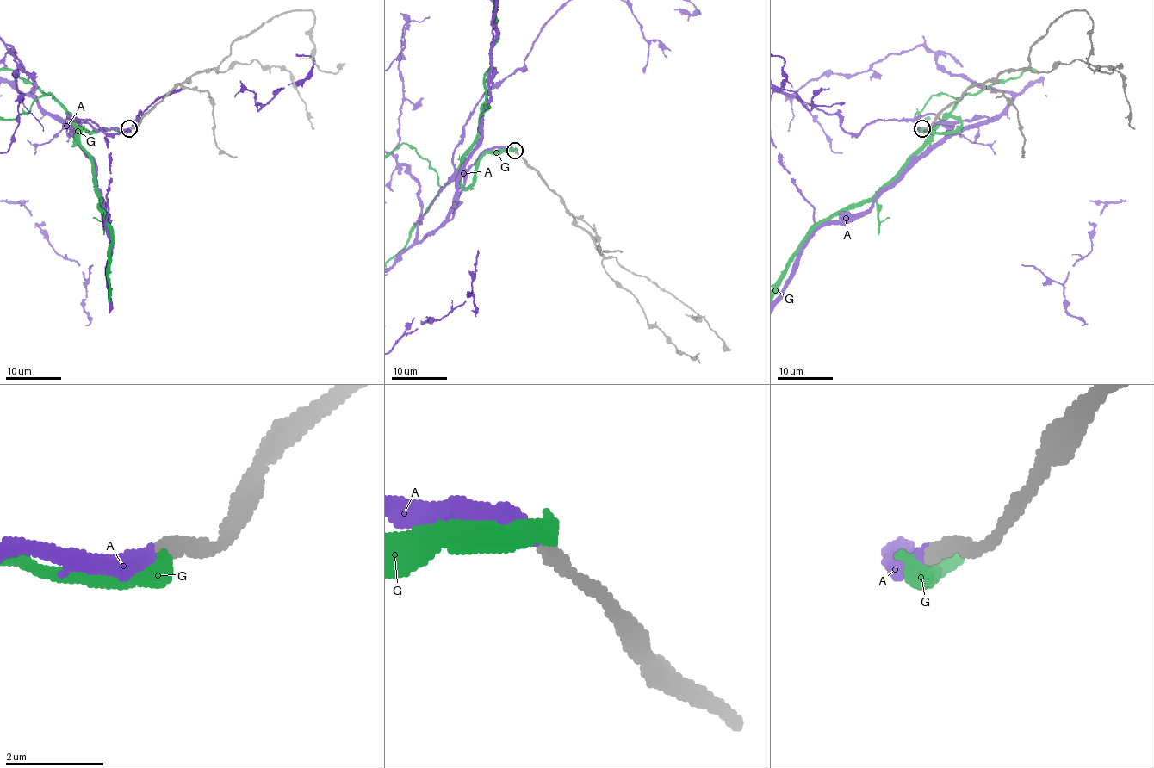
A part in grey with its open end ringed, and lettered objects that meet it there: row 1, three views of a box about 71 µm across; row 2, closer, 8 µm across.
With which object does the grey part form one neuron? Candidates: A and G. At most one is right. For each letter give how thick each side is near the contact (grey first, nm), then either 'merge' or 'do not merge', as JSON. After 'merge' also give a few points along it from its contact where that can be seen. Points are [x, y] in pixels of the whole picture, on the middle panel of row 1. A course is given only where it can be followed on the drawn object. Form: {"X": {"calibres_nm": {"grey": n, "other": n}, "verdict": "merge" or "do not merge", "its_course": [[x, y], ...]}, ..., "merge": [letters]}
{"A": {"calibres_nm": {"grey": 280, "other": 340}, "verdict": "merge"}, "G": {"calibres_nm": {"grey": 280, "other": 480}, "verdict": "do not merge"}, "merge": ["A"]}

